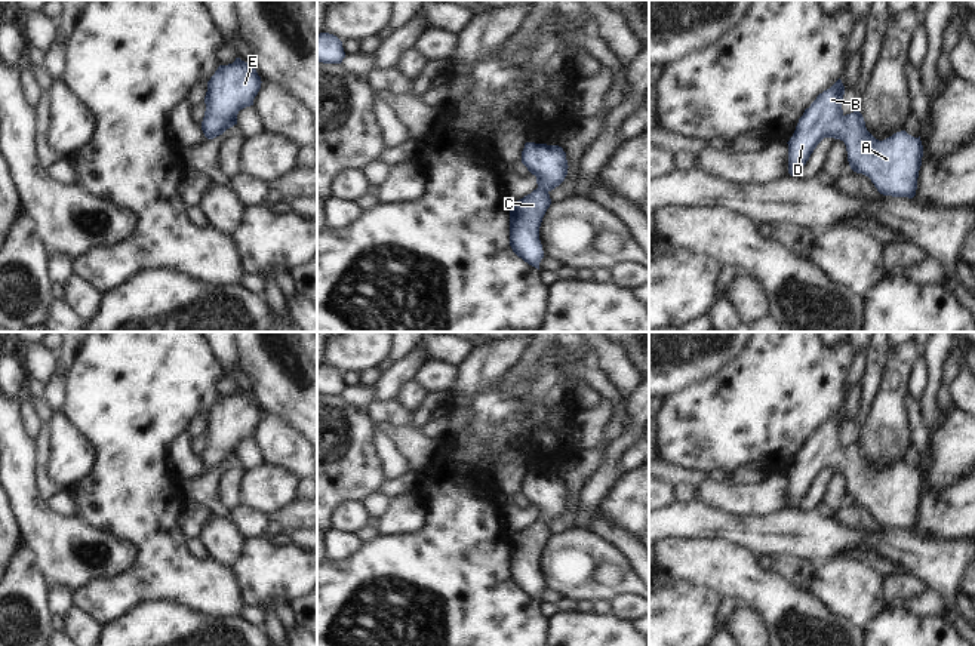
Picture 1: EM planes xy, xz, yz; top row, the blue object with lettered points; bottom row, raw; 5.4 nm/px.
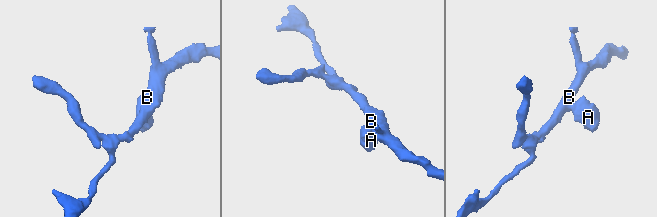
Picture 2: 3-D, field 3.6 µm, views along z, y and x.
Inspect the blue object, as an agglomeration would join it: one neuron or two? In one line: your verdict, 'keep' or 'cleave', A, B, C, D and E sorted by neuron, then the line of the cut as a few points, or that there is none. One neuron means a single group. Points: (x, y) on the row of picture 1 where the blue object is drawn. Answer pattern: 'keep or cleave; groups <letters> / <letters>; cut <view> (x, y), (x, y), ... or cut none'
keep; groups A B C D E; cut none

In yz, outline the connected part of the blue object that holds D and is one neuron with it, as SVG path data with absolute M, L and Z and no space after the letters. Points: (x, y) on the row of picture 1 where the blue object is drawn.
M839 79L805 110L787 142L788 173L797 176L816 145L824 138L834 138L845 142L851 169L868 176L880 194L913 199L923 157L920 136L901 130L883 141L876 139L859 111L843 114L843 95Z

